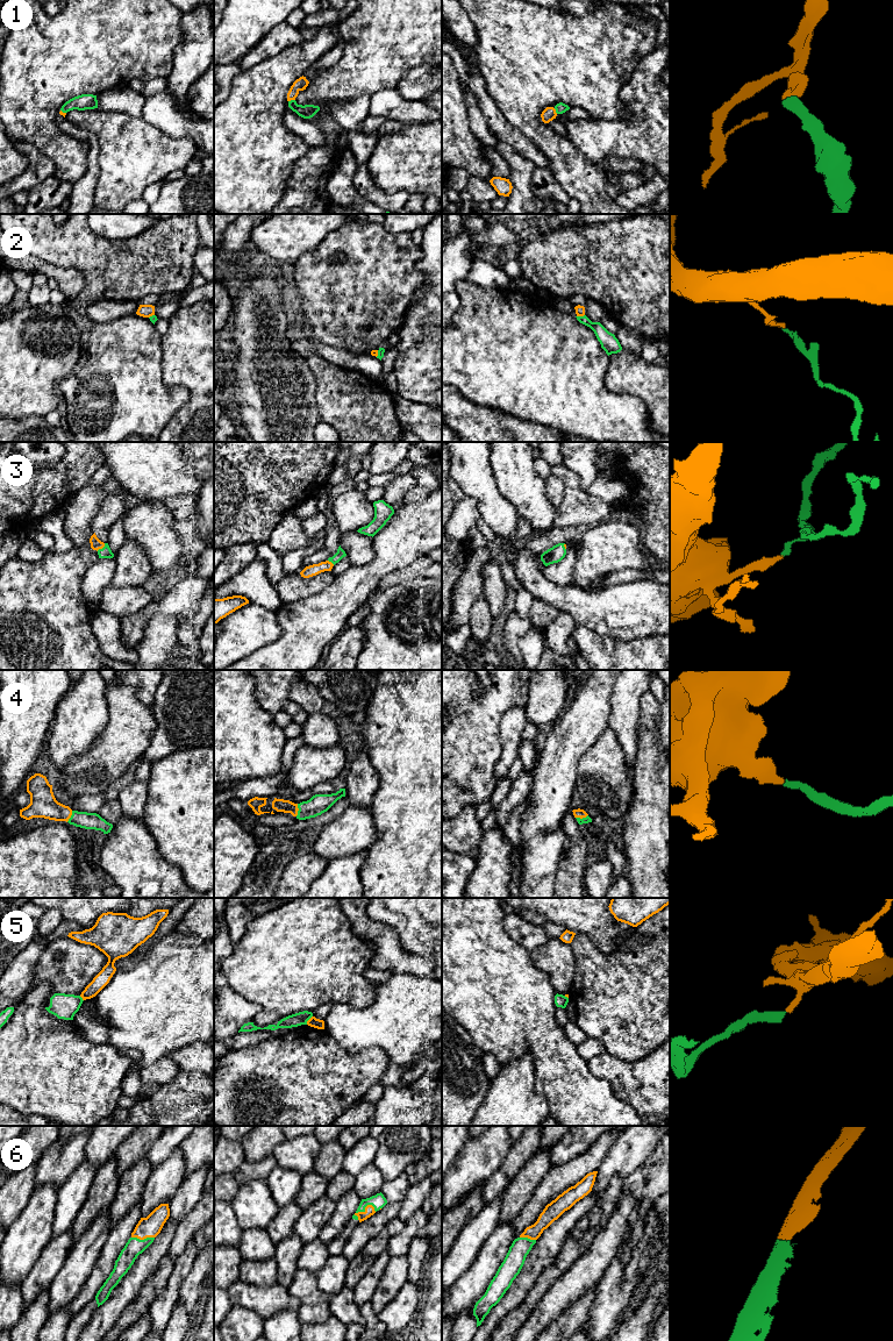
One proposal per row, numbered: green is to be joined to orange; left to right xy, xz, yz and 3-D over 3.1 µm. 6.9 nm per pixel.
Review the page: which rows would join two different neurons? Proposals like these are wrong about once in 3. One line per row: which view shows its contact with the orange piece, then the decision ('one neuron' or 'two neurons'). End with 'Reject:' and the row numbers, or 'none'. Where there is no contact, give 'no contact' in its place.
1: meets orange in xz; one neuron
2: meets orange in yz; two neurons
3: meets orange in xy; one neuron
4: meets orange in xz; one neuron
5: meets orange in xz; two neurons
6: meets orange in xz; one neuron
Reject: 2, 5

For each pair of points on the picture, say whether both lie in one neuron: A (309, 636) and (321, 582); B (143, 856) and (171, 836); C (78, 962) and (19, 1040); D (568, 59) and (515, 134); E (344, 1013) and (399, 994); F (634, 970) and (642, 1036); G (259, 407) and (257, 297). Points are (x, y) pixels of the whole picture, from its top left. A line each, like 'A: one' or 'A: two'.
A: two
B: two
C: two
D: two
E: one
F: one
G: one

